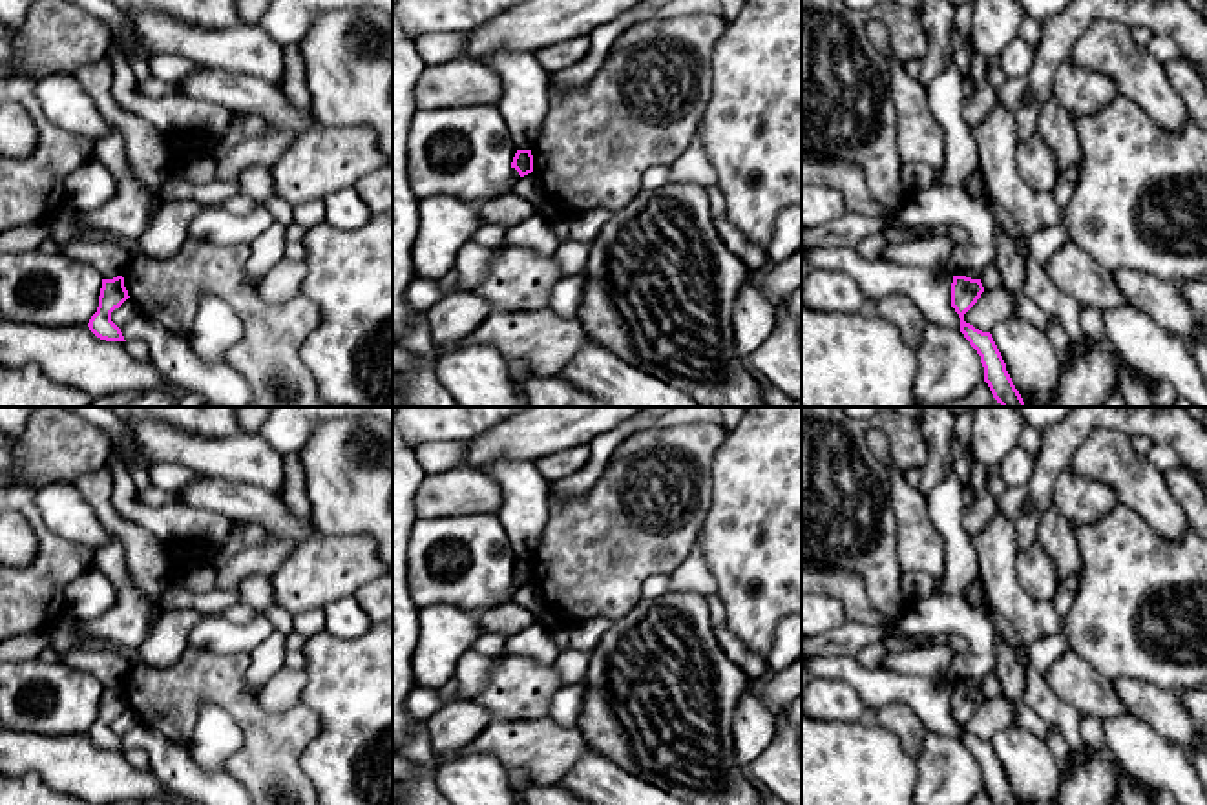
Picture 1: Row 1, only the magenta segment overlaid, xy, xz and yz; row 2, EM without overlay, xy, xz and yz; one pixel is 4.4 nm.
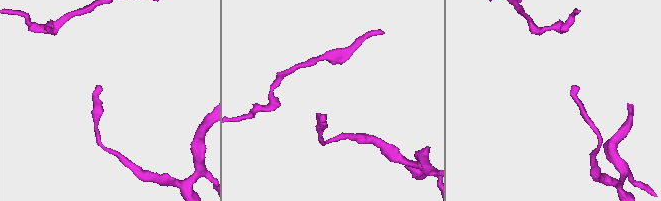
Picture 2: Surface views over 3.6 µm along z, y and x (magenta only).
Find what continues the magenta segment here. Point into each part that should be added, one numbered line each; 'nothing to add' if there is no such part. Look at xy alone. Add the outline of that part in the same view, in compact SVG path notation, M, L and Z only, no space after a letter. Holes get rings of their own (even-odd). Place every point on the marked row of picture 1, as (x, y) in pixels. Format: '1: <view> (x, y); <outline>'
nothing to add

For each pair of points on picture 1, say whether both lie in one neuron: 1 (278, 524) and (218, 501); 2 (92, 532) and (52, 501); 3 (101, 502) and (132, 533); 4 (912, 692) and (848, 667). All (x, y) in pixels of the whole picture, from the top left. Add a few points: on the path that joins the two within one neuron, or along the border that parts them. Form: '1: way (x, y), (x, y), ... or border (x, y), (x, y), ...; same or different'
1: way (263, 510), (258, 504), (232, 501); same
2: way (83, 526), (61, 506); same
3: way (106, 512), (123, 528); same
4: way (895, 687), (877, 687), (864, 679); same

